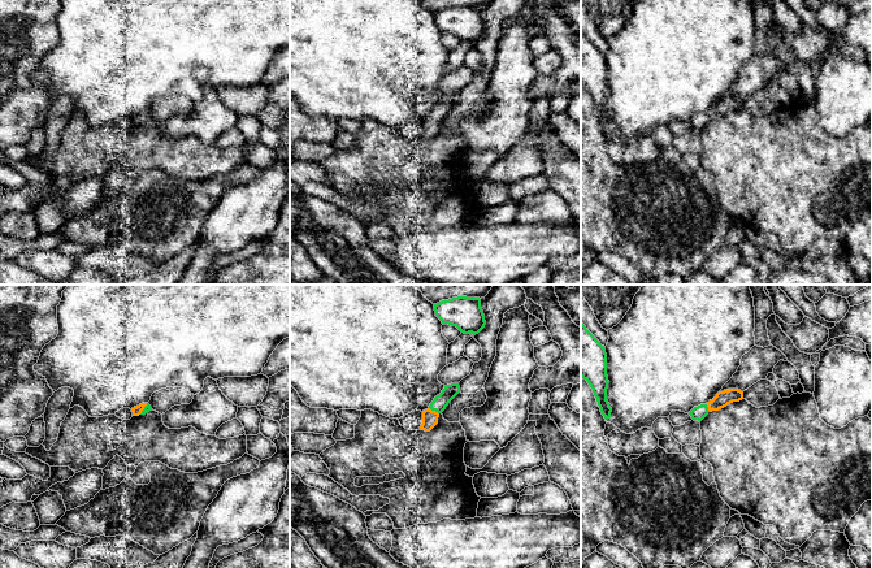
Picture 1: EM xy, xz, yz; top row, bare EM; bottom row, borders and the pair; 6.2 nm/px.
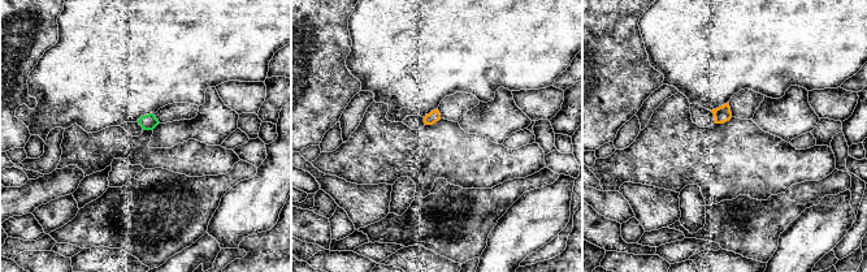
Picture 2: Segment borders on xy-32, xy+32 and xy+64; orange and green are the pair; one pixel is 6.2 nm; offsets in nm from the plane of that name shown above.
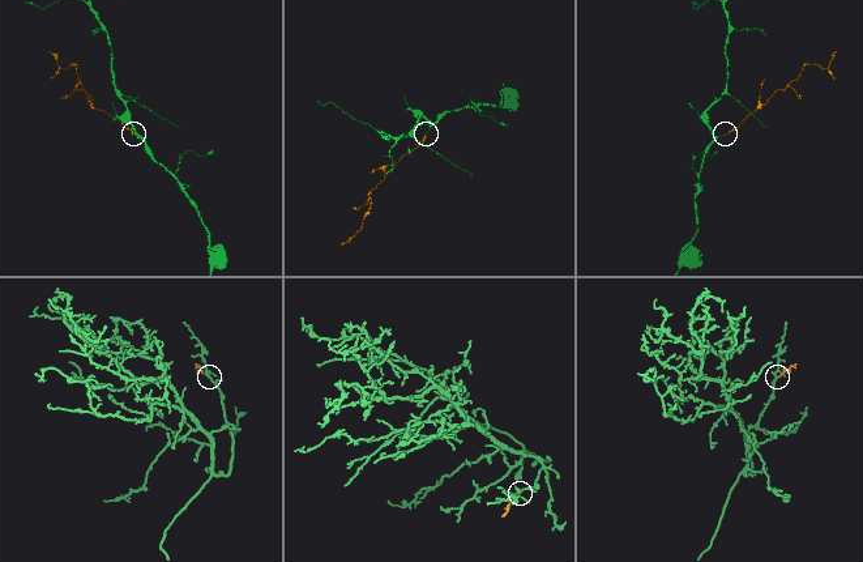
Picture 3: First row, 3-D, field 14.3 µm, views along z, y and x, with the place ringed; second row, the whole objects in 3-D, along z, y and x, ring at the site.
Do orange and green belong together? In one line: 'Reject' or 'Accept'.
Accept

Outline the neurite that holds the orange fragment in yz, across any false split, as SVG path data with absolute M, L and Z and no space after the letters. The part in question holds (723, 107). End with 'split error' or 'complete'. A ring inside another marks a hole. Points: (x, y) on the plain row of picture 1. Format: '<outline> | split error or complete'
M729 97L719 100L716 105L710 109L707 113L700 113L694 116L689 123L693 129L702 130L710 121L719 120L733 110L739 110L743 108L743 100L738 97Z | split error

